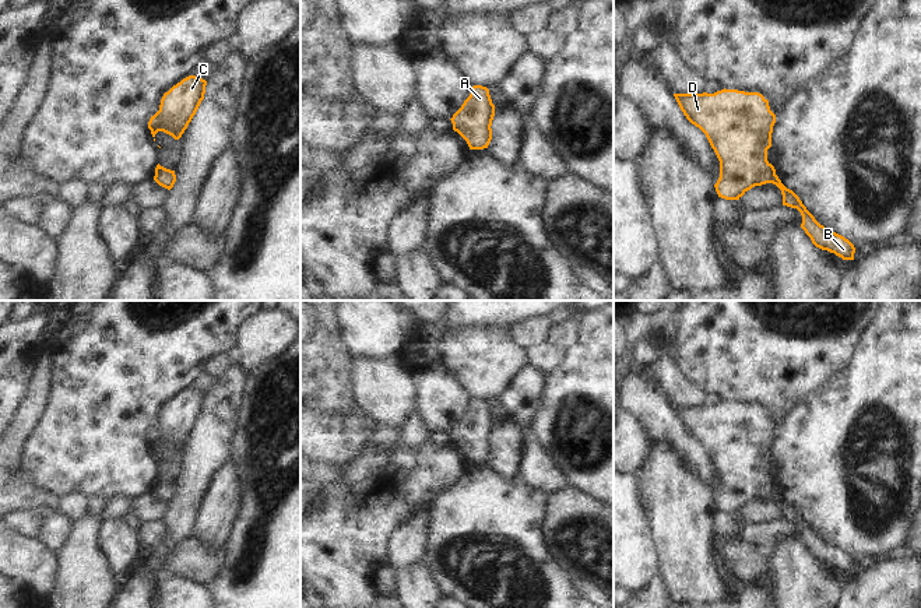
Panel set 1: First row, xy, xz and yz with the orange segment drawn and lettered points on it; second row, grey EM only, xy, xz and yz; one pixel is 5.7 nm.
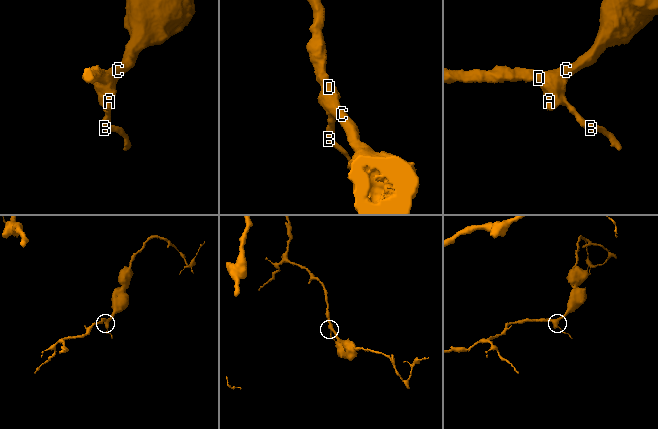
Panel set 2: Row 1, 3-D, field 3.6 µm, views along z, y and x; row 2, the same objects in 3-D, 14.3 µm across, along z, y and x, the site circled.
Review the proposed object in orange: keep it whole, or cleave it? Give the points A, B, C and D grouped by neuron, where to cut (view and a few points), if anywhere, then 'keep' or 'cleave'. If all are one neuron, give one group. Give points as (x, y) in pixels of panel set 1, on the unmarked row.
groups A B C D; cut none; keep

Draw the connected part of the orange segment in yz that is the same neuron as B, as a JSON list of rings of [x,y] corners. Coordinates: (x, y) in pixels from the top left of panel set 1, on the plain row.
[[[724,401],[714,407],[674,407],[674,410],[686,432],[706,447],[720,474],[720,491],[714,498],[718,510],[739,513],[752,500],[773,496],[781,503],[783,519],[797,521],[801,526],[801,541],[816,560],[834,566],[843,573],[854,573],[854,558],[844,549],[820,538],[799,510],[781,496],[774,479],[767,474],[776,428],[770,424],[769,414],[762,407]]]

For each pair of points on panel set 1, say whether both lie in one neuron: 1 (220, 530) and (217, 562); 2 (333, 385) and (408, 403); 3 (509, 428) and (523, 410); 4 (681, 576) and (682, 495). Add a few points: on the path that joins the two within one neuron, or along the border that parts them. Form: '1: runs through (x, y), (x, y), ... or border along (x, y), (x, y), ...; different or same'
1: border along (194, 536), (214, 549), (225, 548); different
2: border along (354, 358), (354, 396), (358, 404); different
3: border along (508, 414), (528, 428); different
4: runs through (682, 556), (682, 515); same

